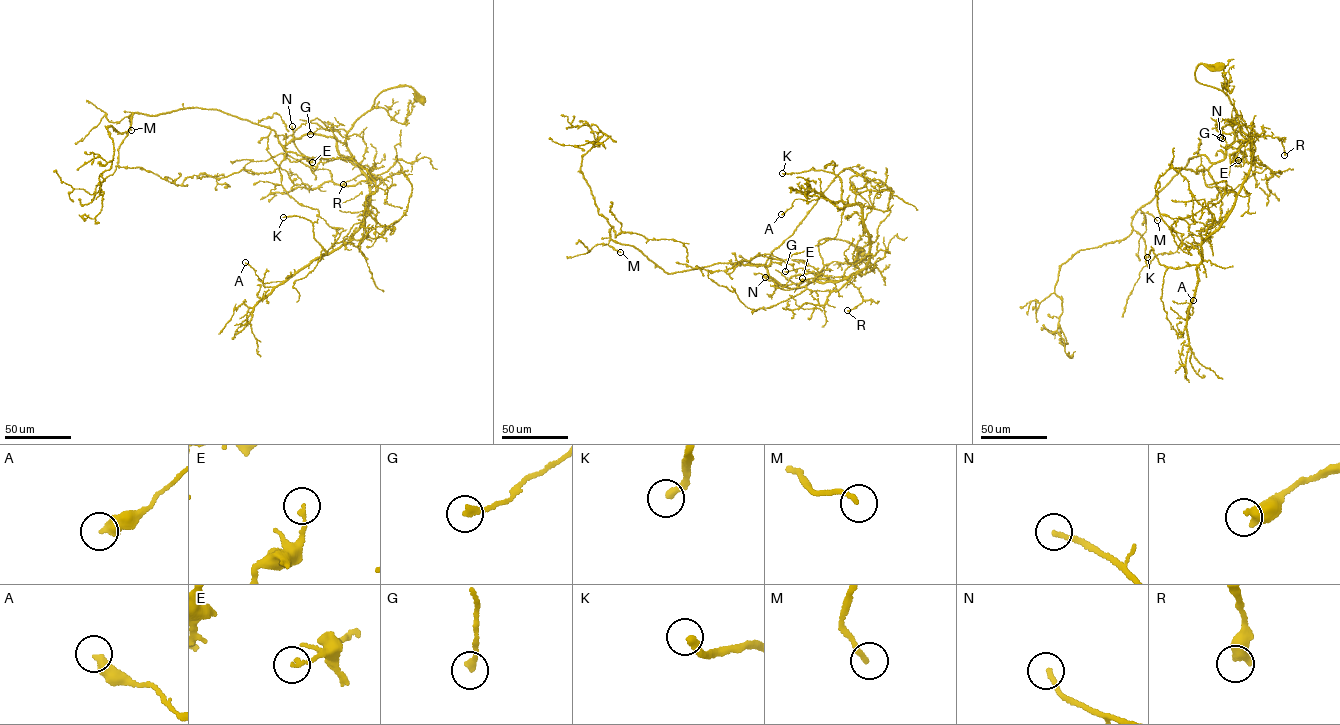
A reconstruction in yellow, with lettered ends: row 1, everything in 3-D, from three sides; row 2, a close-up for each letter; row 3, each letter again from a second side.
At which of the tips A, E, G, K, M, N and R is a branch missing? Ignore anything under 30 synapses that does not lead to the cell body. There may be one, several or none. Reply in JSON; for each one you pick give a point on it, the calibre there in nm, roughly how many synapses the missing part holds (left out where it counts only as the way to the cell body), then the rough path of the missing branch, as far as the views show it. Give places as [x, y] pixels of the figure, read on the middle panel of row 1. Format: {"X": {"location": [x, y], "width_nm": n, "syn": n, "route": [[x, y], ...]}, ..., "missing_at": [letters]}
{"K": {"location": [782, 173], "width_nm": 280, "syn": 35}, "M": {"location": [620, 252], "width_nm": 180, "syn": 50, "route": [[620, 252], [646, 268], [656, 270], [666, 280], [673, 280]]}, "N": {"location": [765, 277], "width_nm": 190, "syn": 45, "route": [[765, 277], [777, 293], [776, 303]]}, "missing_at": ["K", "M", "N"]}

